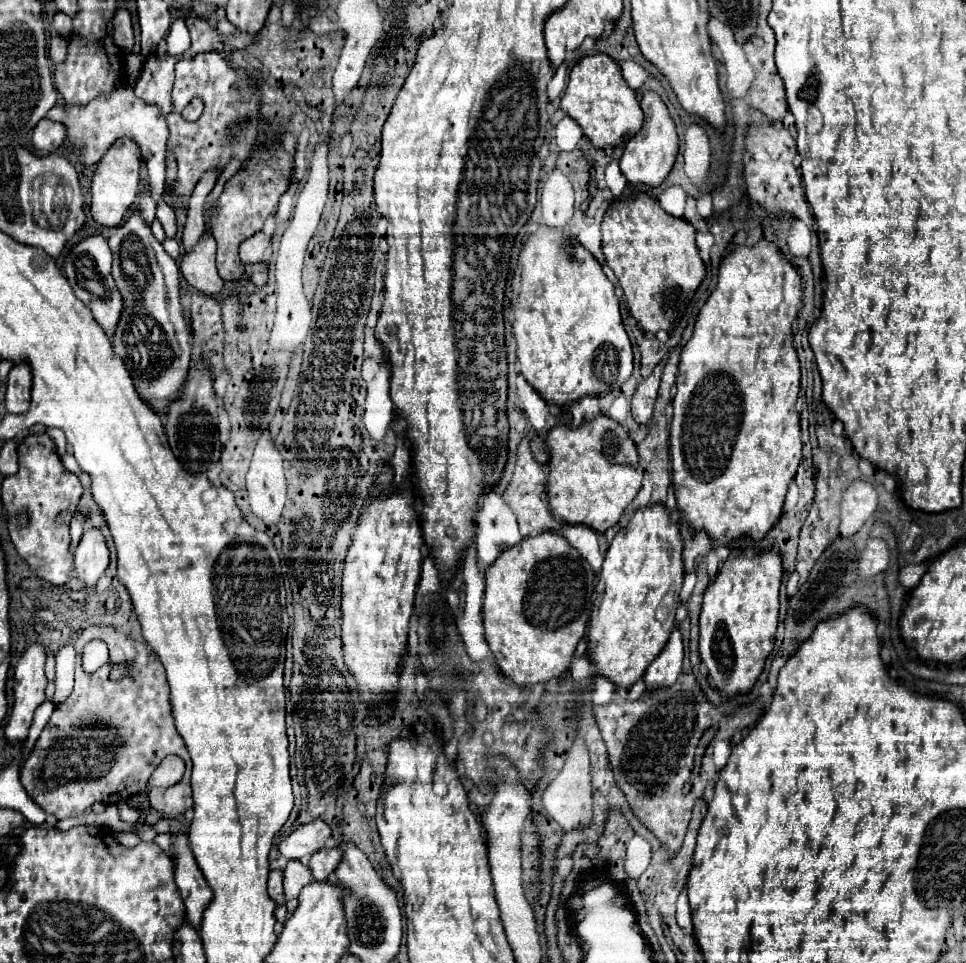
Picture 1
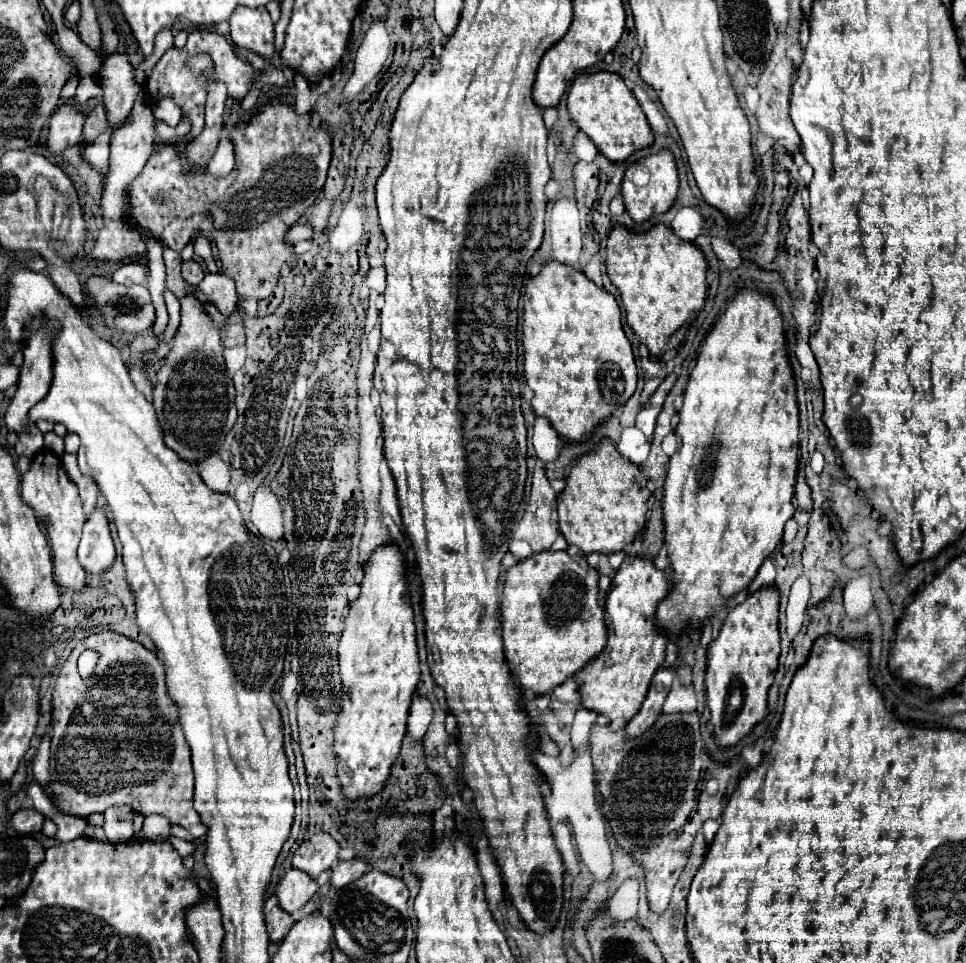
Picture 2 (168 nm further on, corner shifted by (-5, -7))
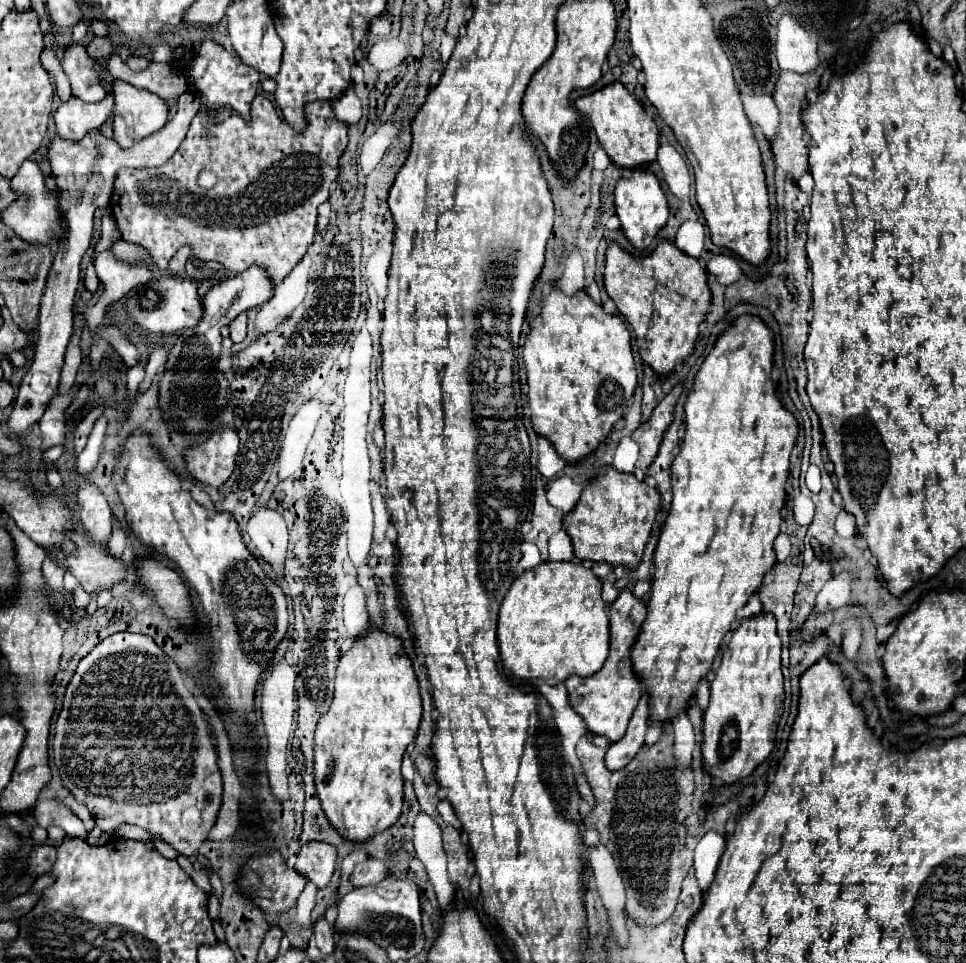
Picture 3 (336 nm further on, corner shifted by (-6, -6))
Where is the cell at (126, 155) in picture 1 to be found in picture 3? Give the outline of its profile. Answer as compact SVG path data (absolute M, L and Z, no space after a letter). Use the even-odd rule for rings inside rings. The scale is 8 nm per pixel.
M114 80L112 94L114 94L114 114L112 114L114 116L114 140L122 148L134 146L134 142L154 134L168 122L168 104L166 100L158 98L158 94L134 88L124 80Z

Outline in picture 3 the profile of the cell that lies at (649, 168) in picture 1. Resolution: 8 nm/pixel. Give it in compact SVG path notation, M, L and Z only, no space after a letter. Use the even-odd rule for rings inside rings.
M634 170L632 178L618 180L616 190L614 190L614 208L616 208L616 216L620 220L620 228L624 236L630 240L630 244L636 250L648 248L654 236L658 234L658 230L668 220L668 200L660 186L660 180L652 172Z

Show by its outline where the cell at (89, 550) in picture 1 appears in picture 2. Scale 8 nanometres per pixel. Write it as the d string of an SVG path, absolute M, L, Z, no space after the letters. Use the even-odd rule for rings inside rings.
M93 511L93 515L83 525L77 559L89 575L101 575L113 565L115 547L109 531L109 521L103 511Z

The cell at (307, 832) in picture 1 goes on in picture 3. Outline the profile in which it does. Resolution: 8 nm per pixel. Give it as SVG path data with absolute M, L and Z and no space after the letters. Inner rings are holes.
M308 842L298 852L294 868L298 874L306 876L306 880L316 884L316 888L324 888L334 874L334 864L336 864L334 846L326 842Z

